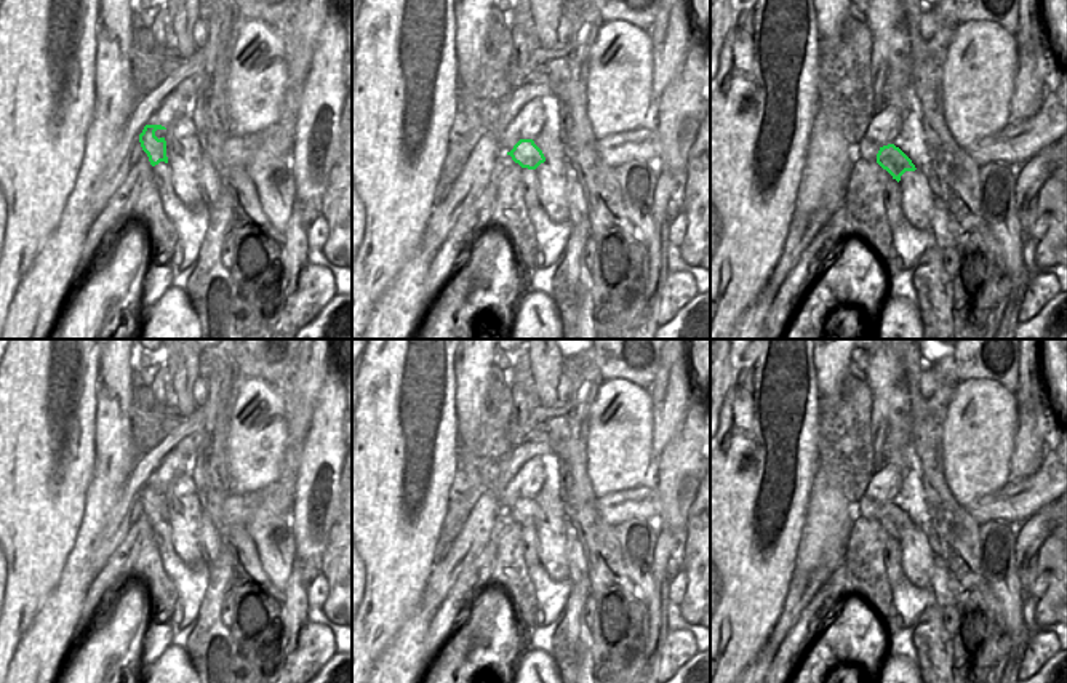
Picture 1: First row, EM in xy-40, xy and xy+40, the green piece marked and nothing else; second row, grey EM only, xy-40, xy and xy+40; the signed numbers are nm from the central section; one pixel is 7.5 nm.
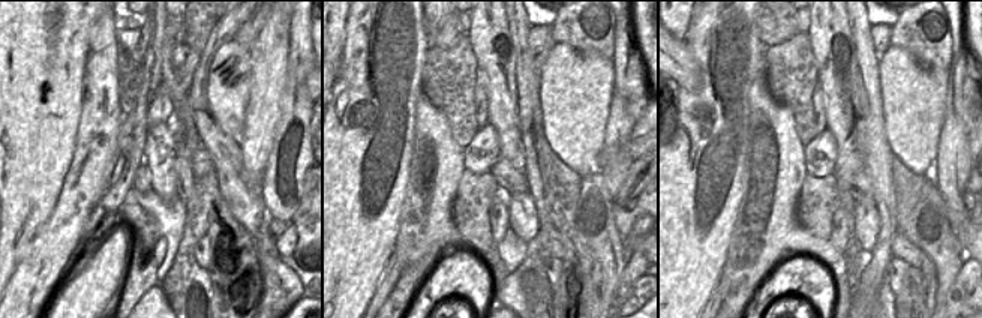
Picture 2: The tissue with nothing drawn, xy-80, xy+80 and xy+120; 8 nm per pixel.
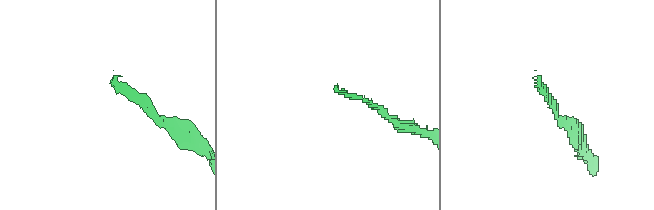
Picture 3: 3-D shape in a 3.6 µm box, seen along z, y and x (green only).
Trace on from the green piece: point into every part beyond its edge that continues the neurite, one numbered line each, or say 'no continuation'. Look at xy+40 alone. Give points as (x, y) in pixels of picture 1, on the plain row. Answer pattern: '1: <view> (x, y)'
no continuation.

